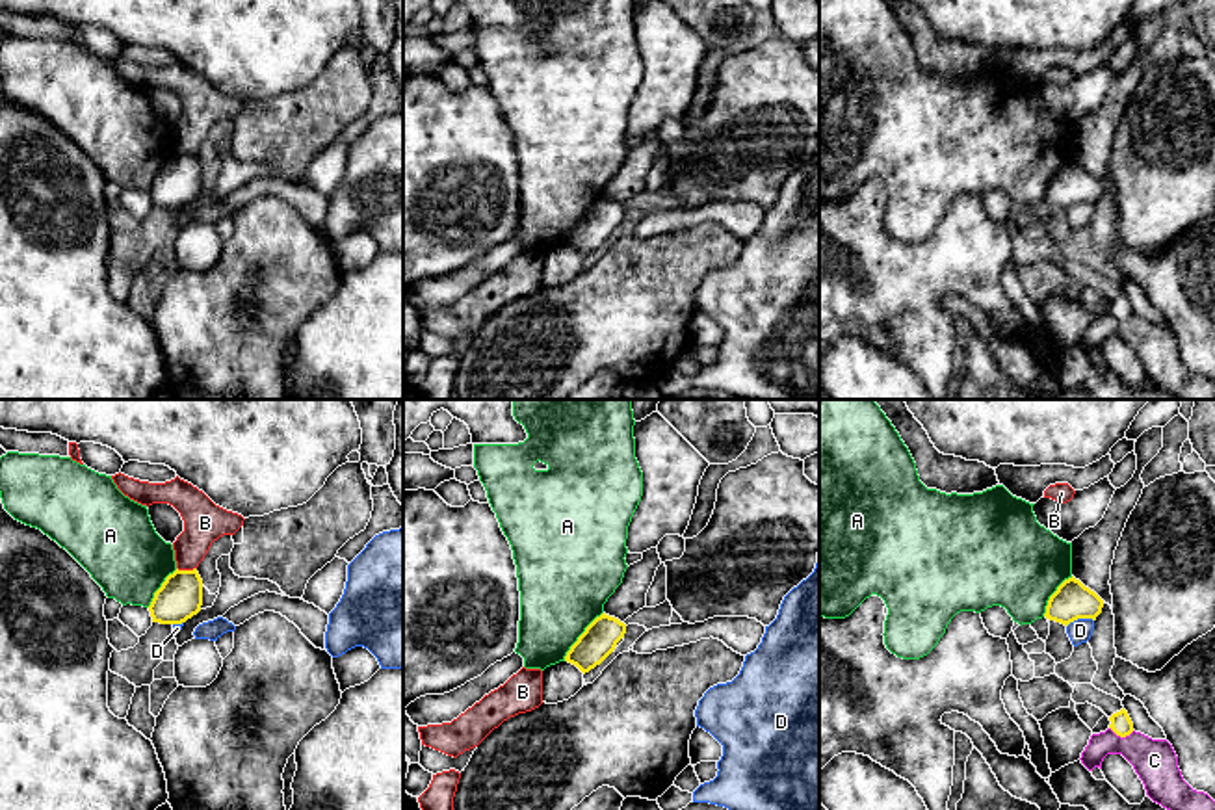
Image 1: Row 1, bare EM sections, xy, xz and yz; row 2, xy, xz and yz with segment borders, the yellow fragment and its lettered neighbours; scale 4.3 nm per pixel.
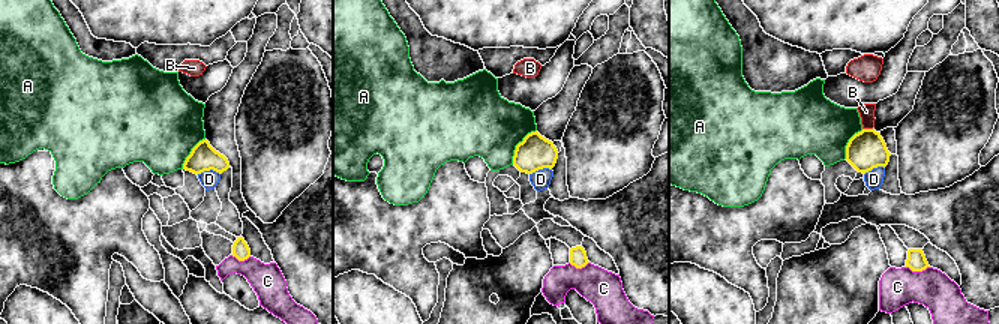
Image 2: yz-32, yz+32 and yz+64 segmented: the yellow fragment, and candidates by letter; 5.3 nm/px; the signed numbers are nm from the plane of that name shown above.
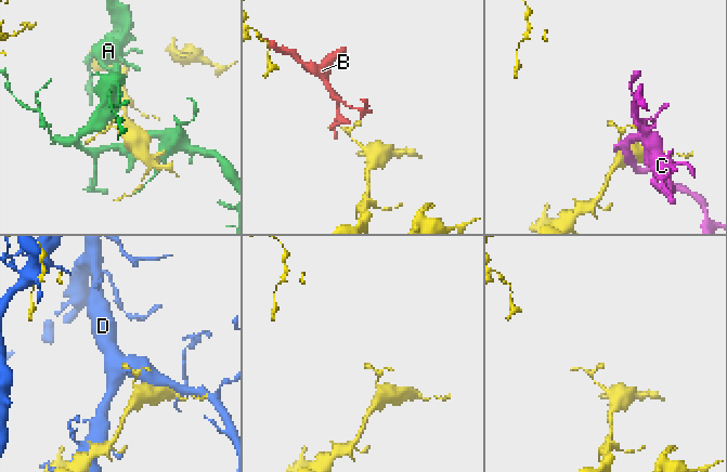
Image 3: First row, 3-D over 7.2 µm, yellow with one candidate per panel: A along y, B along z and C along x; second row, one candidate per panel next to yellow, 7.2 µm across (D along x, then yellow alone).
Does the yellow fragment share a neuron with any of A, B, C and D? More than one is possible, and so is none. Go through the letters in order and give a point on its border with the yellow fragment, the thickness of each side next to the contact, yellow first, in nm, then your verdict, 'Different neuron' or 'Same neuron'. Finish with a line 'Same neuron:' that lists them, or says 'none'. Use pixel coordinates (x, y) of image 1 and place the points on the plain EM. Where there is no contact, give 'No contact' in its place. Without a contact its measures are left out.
A: Touches yellow at xz (580, 220). Thickness 150 nm (yellow) against 400 nm. Different neuron
B: Touches yellow at xy (186, 155). Thickness 190 nm (yellow) against 180 nm. Different neuron
C: Touches yellow at yz (1123, 320). Thickness 90 nm (yellow) against 190 nm. Different neuron
D: Touches yellow at yz (1080, 201). Thickness 170 nm (yellow) against 100 nm. Different neuron
Same neuron: none

